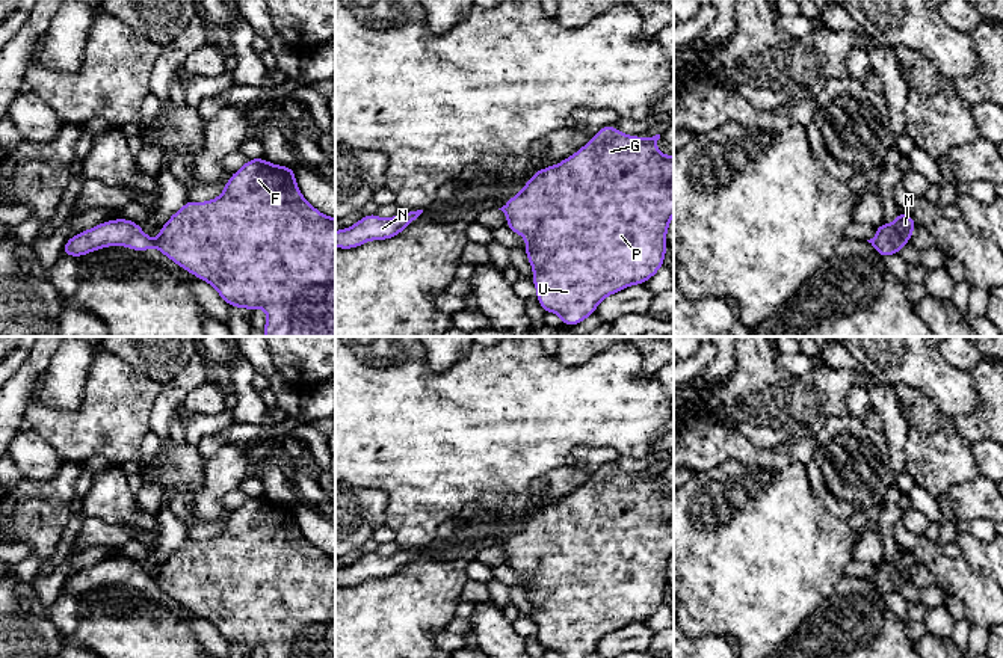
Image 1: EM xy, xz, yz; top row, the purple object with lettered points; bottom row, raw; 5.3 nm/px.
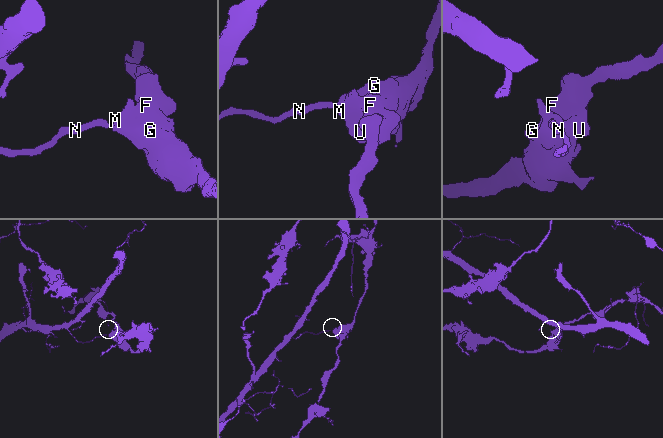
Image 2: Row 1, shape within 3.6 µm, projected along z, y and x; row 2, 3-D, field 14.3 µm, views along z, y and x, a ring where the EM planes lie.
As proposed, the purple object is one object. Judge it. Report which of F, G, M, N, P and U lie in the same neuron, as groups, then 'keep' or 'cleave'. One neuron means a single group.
F G M P U / N | cleave

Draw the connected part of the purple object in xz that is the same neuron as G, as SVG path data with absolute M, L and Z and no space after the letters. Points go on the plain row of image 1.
M612 462L598 468L597 472L582 484L576 492L562 498L556 504L539 507L524 522L523 528L506 539L502 549L508 555L508 566L526 577L526 593L530 604L535 607L532 620L536 623L536 637L545 650L556 650L562 658L585 658L595 652L598 641L630 623L639 623L653 616L663 604L666 592L666 570L669 558L674 554L674 494L663 494L656 481L660 472L648 477L628 474L616 468Z

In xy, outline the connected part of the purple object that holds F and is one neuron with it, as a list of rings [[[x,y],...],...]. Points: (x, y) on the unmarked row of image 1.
[[[263,495],[251,497],[225,521],[219,536],[205,540],[187,539],[169,558],[160,566],[156,578],[159,589],[171,596],[181,607],[193,614],[208,620],[228,644],[263,646],[267,658],[335,658],[335,557],[316,548],[302,533],[295,516],[293,506],[272,503]]]

